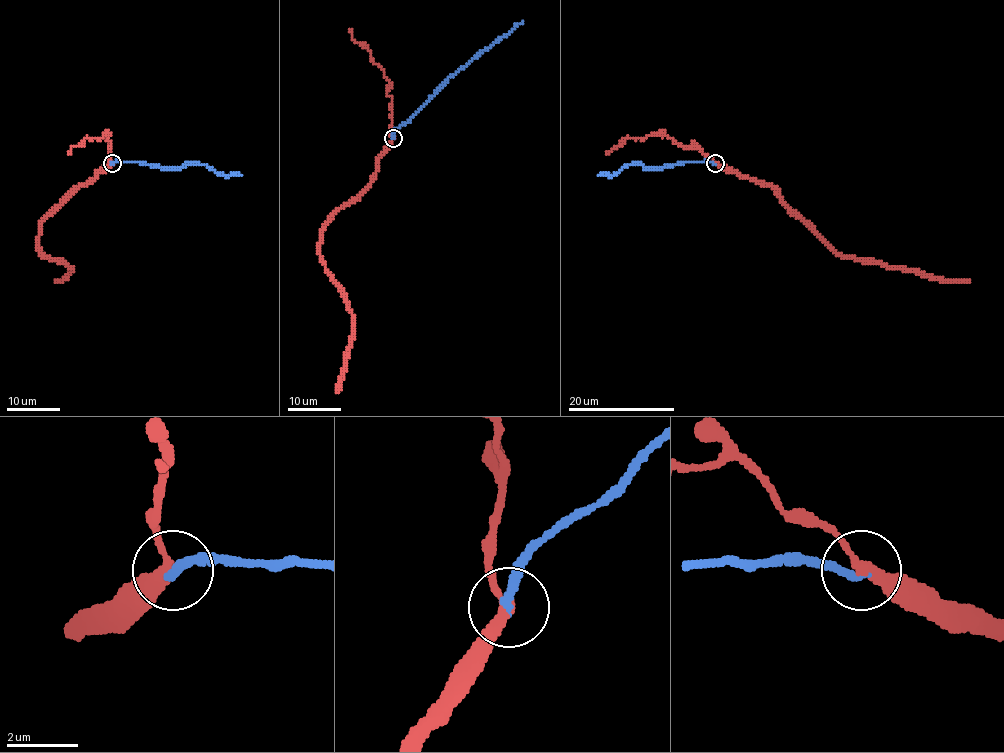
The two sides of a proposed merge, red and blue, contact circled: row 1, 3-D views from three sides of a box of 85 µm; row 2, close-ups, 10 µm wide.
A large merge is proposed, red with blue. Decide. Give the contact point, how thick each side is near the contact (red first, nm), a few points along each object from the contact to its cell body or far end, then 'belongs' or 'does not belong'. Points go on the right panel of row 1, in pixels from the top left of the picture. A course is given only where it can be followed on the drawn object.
at (715, 163); 280 nm thick on the red side, 240 nm on the other; red runs (715, 162), (771, 185), (779, 198), (836, 253), (891, 267), (919, 269), (930, 276), (970, 281); blue runs (715, 164), (677, 162), (655, 168), (628, 164), (615, 174), (597, 176); does not belong

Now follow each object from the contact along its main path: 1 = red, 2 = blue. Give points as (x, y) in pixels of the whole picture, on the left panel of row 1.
1: (111, 162), (81, 185), (39, 228), (38, 249), (70, 267), (62, 280), (55, 281)
2: (111, 164), (146, 162), (169, 168), (202, 164), (223, 174), (242, 176)

